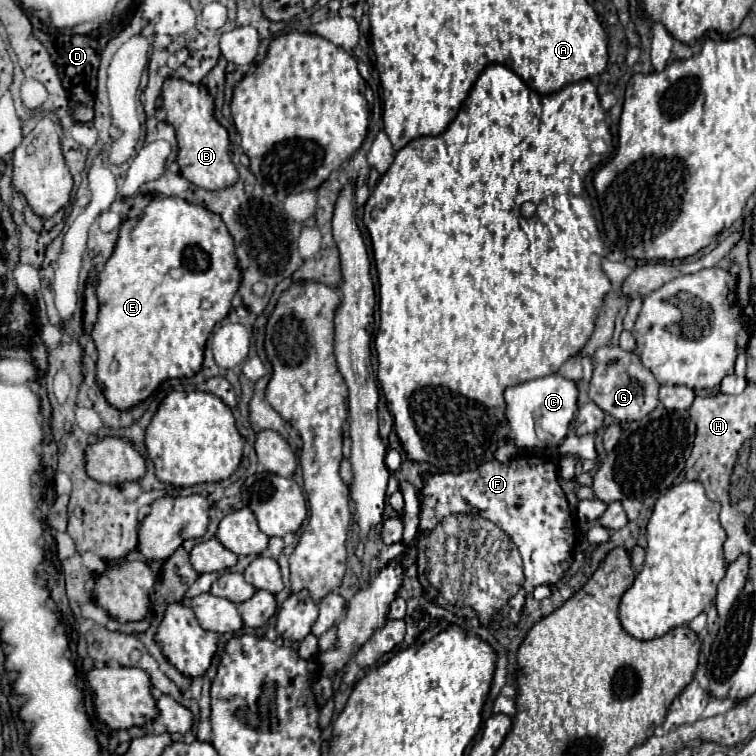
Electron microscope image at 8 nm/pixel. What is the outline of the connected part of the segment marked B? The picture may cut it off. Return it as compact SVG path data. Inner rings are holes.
M168 78L162 88L162 106L166 110L166 122L176 130L178 138L178 166L180 174L204 188L204 190L222 190L232 186L238 180L238 172L230 160L230 142L228 132L214 118L214 100L200 86L184 82L180 78Z

